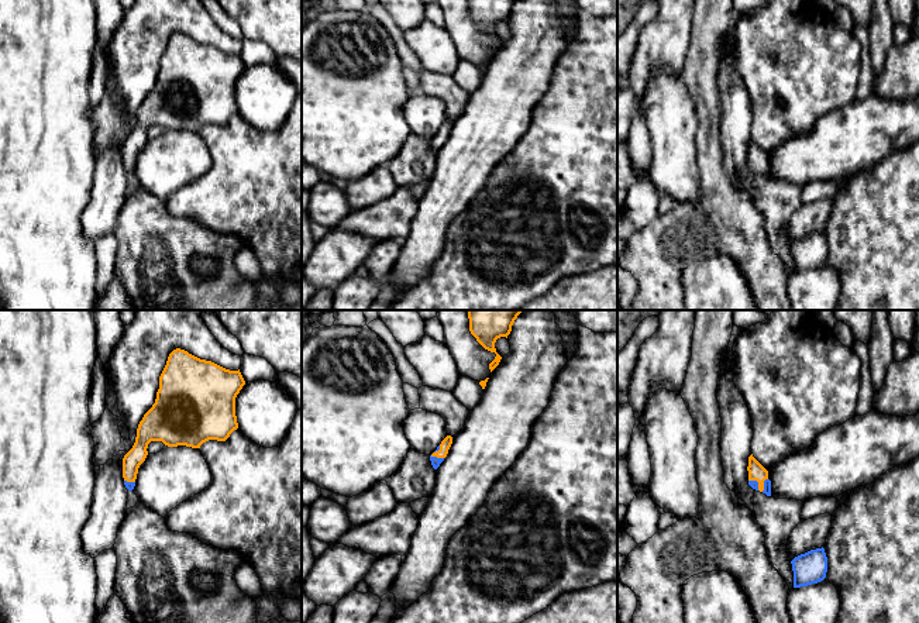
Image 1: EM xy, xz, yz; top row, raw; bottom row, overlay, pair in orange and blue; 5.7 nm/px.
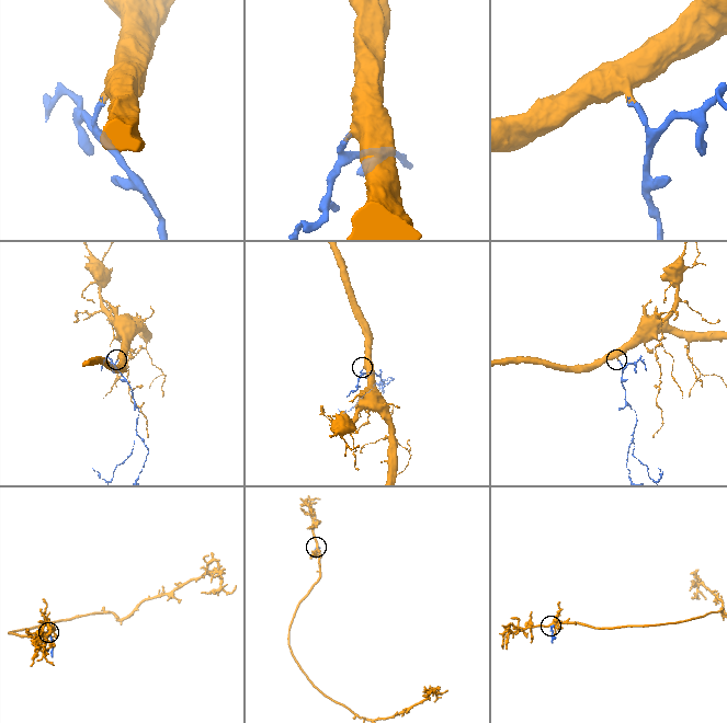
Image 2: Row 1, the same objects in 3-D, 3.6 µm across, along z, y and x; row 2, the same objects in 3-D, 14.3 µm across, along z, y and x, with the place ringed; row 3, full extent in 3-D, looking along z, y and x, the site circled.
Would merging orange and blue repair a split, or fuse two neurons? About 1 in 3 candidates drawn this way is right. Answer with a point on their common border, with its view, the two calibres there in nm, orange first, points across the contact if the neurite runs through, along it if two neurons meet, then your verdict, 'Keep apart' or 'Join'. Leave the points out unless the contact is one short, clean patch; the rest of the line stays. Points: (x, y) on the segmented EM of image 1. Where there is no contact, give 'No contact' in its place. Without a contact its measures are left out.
Touches orange at yz (757, 481). Thickness 100 nm (orange) against 50 nm. Path across: yz (757, 472), (757, 481), (753, 484). Join

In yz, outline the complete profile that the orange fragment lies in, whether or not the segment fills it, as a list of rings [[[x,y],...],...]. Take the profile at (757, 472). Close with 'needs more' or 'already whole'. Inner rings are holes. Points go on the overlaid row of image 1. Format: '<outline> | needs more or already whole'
[[[753,454],[748,457],[747,471],[748,485],[767,496],[771,496],[771,481],[768,479],[768,471],[753,457]]] | needs more

